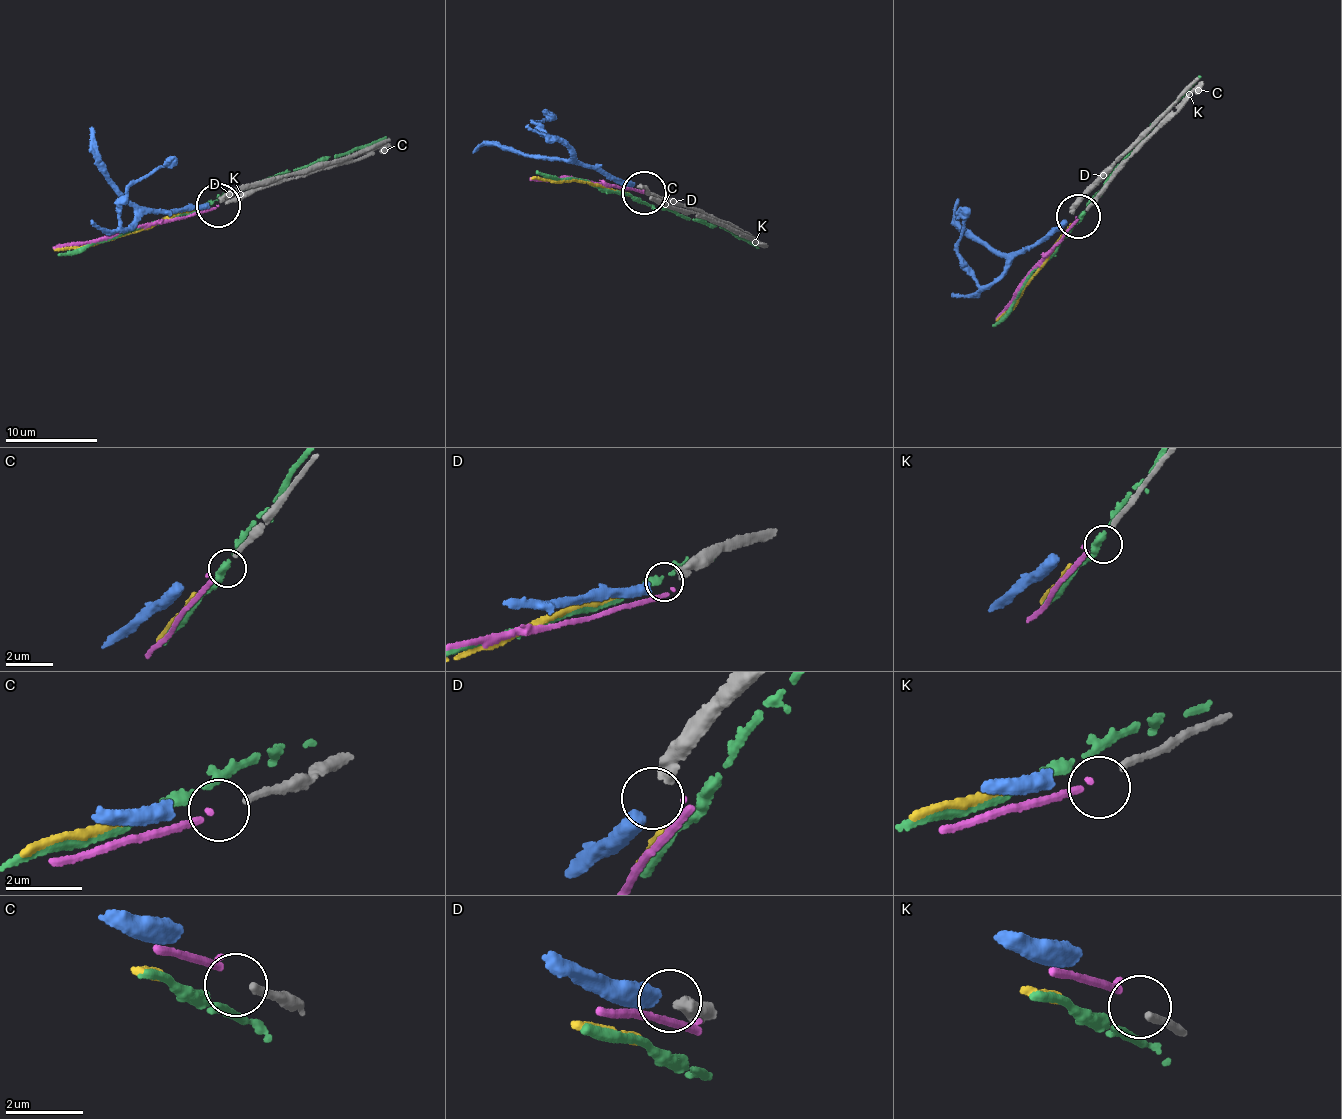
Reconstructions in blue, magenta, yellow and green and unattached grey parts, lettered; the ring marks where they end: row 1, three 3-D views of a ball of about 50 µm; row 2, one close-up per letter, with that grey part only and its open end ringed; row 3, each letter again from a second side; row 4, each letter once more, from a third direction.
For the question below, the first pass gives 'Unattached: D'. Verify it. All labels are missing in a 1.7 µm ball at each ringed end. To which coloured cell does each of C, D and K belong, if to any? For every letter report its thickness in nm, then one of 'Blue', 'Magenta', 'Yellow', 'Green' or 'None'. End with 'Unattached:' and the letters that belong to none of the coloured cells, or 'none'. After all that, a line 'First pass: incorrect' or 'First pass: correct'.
C: Thickness 190 nm. Magenta
D: Thickness 340 nm. Blue
K: Thickness 180 nm. None
Unattached: K
First pass: incorrect

